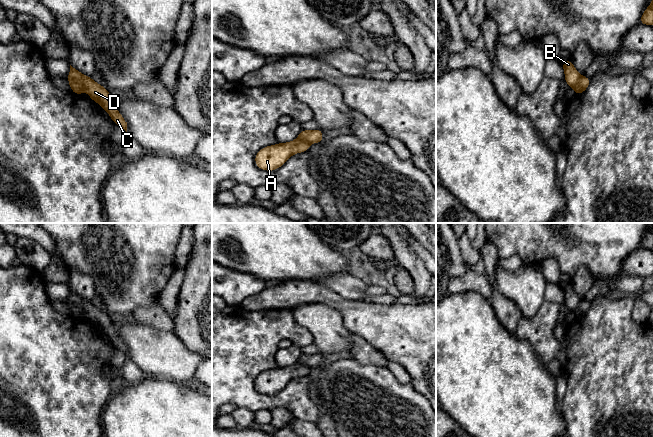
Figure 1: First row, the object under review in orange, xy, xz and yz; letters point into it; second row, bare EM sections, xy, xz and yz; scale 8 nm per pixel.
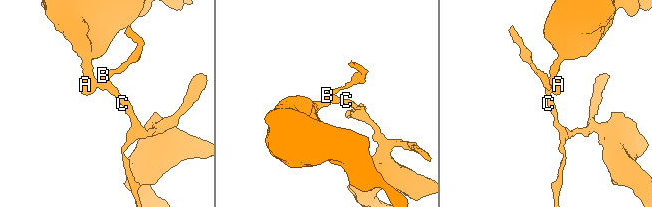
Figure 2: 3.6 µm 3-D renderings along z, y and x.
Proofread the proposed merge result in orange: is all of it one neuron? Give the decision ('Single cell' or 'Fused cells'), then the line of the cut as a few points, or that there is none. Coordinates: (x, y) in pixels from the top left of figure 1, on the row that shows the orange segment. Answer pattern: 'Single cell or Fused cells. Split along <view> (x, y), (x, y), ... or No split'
Fused cells. Split along xy (68, 76), (78, 81), (85, 90)

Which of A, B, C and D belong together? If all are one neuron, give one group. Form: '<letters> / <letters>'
A / B C D

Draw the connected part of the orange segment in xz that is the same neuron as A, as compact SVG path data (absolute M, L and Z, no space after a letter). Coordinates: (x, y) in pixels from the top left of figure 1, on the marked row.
M302 139L266 146L255 155L255 164L262 170L274 171L294 154L308 151L310 144Z

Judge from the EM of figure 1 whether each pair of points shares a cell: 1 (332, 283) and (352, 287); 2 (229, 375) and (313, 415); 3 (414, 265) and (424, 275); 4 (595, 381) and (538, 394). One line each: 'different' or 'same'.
1: same
2: same
3: same
4: different

